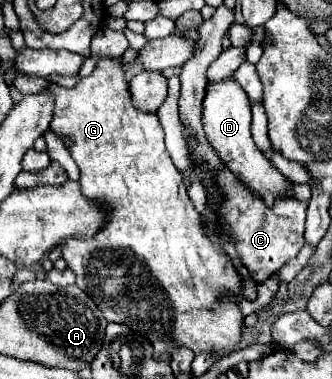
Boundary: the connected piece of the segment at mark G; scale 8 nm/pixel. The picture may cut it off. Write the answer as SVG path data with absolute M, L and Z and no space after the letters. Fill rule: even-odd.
M100 58L94 72L82 78L76 88L50 86L48 90L56 96L50 130L60 138L72 138L70 154L80 168L82 194L98 198L98 202L110 202L110 222L94 238L70 238L60 246L62 258L76 274L76 284L94 298L108 322L126 324L142 334L154 346L154 358L162 358L164 352L172 356L172 350L180 346L194 350L194 354L208 350L216 360L224 358L242 340L244 316L236 300L222 302L220 296L226 292L226 298L242 298L244 280L232 266L230 256L220 252L206 236L202 216L190 202L182 176L164 146L158 116L132 106L122 64L110 58Z

